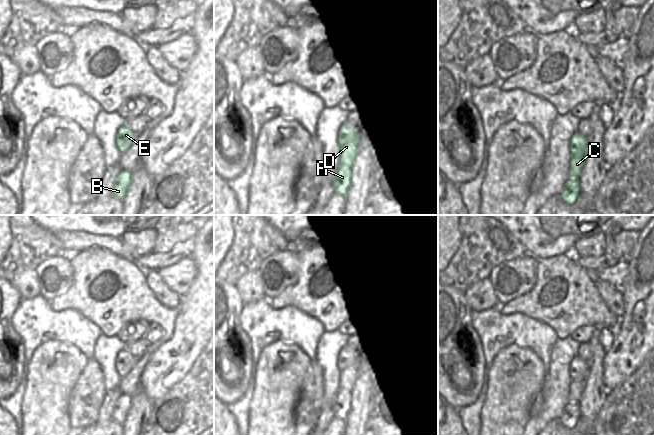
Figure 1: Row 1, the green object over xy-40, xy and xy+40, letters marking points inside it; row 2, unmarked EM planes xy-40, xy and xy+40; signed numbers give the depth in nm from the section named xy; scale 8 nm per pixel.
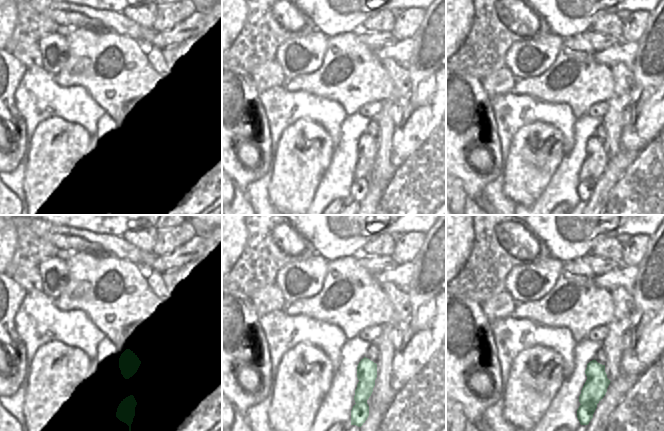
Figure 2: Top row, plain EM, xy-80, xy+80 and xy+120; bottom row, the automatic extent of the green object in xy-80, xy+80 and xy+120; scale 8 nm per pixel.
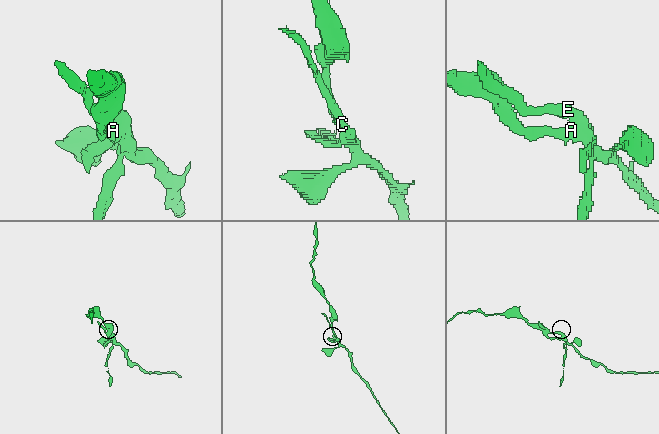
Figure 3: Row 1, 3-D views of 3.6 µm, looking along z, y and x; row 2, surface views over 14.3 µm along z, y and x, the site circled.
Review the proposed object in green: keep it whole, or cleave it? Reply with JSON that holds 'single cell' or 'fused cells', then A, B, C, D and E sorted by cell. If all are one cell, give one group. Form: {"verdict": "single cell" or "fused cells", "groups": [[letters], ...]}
{"verdict": "fused cells", "groups": [["A", "B"], ["C", "D", "E"]]}

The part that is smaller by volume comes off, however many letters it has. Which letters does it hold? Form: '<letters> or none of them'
C, D, E

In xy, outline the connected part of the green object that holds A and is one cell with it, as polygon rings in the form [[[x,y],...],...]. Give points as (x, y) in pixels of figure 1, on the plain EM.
[[[339,389],[337,398],[333,404],[333,412],[335,417],[346,421],[351,409],[351,393],[346,389]]]

